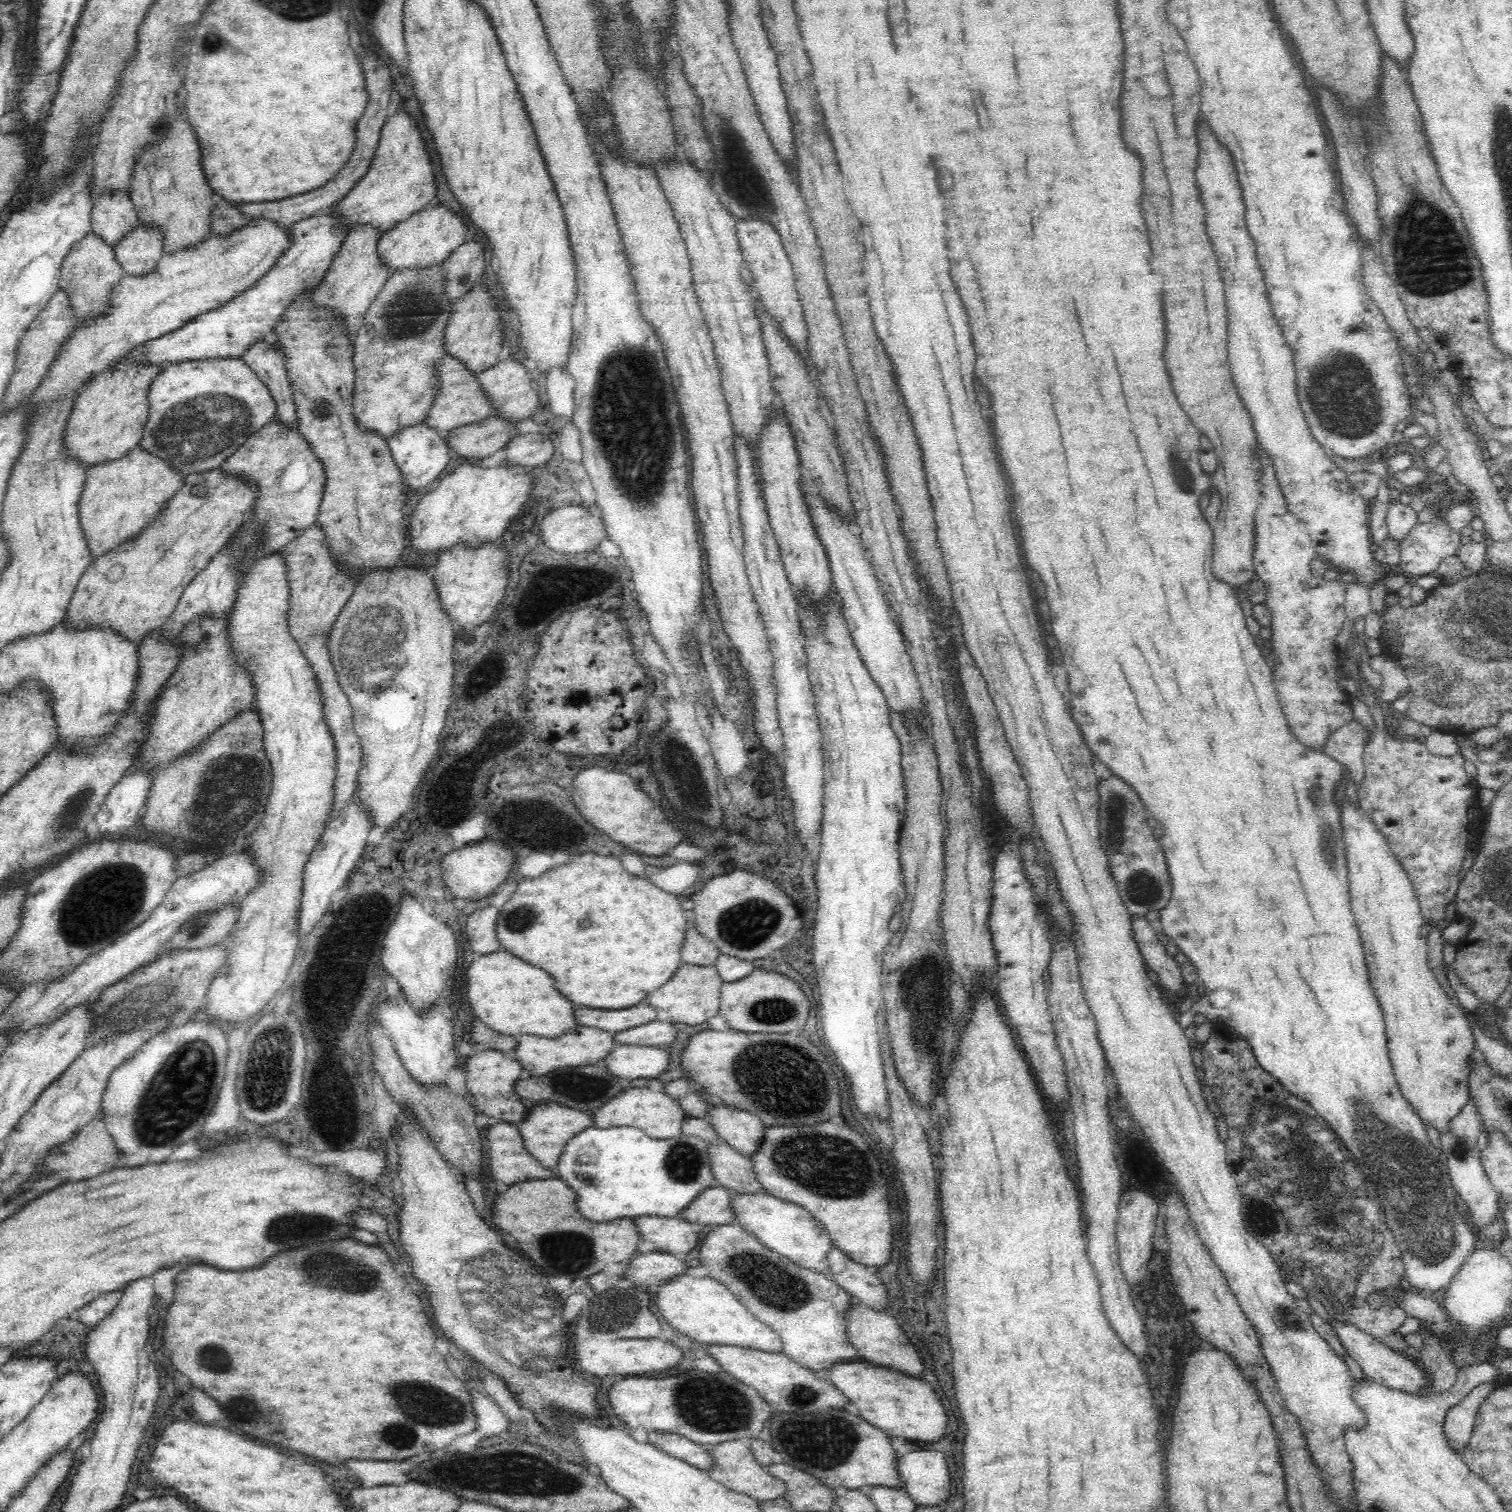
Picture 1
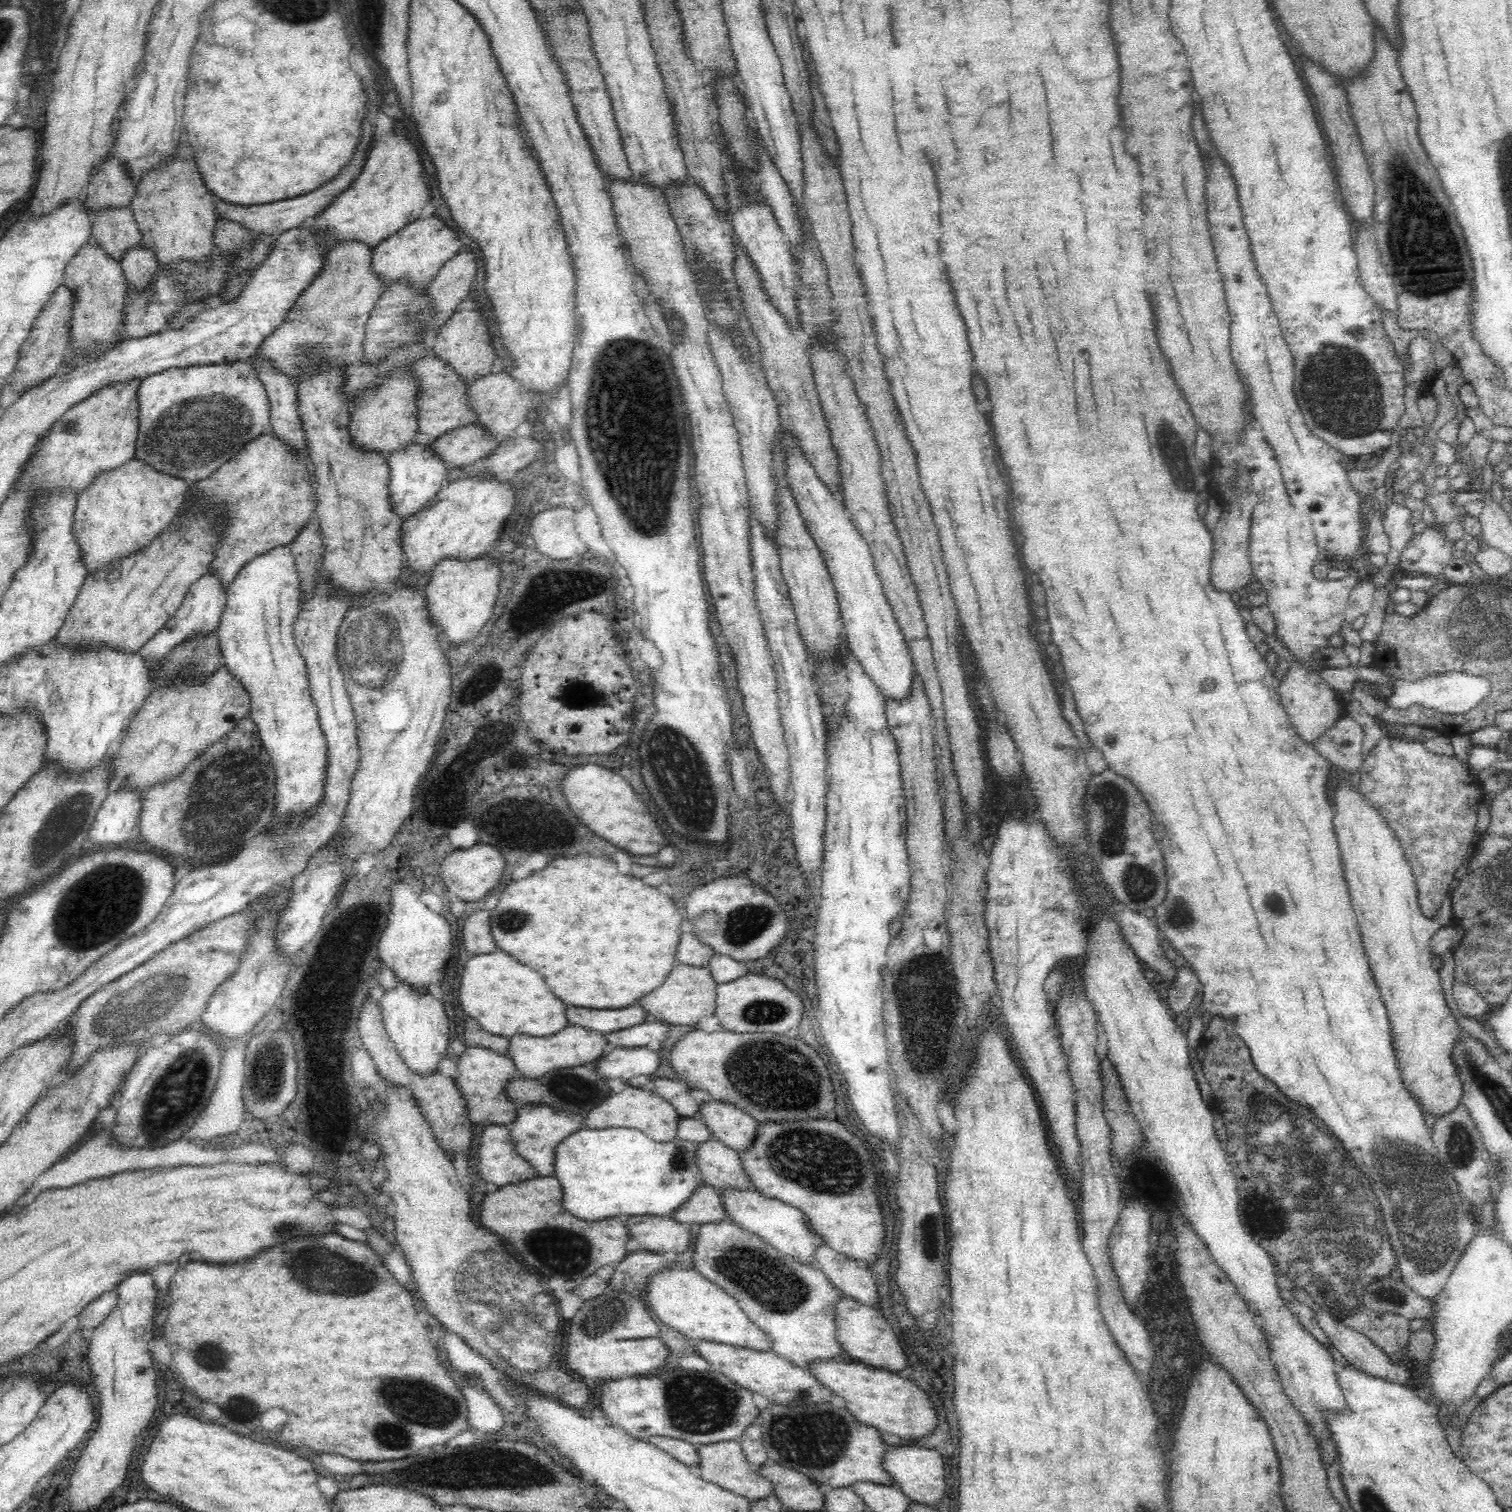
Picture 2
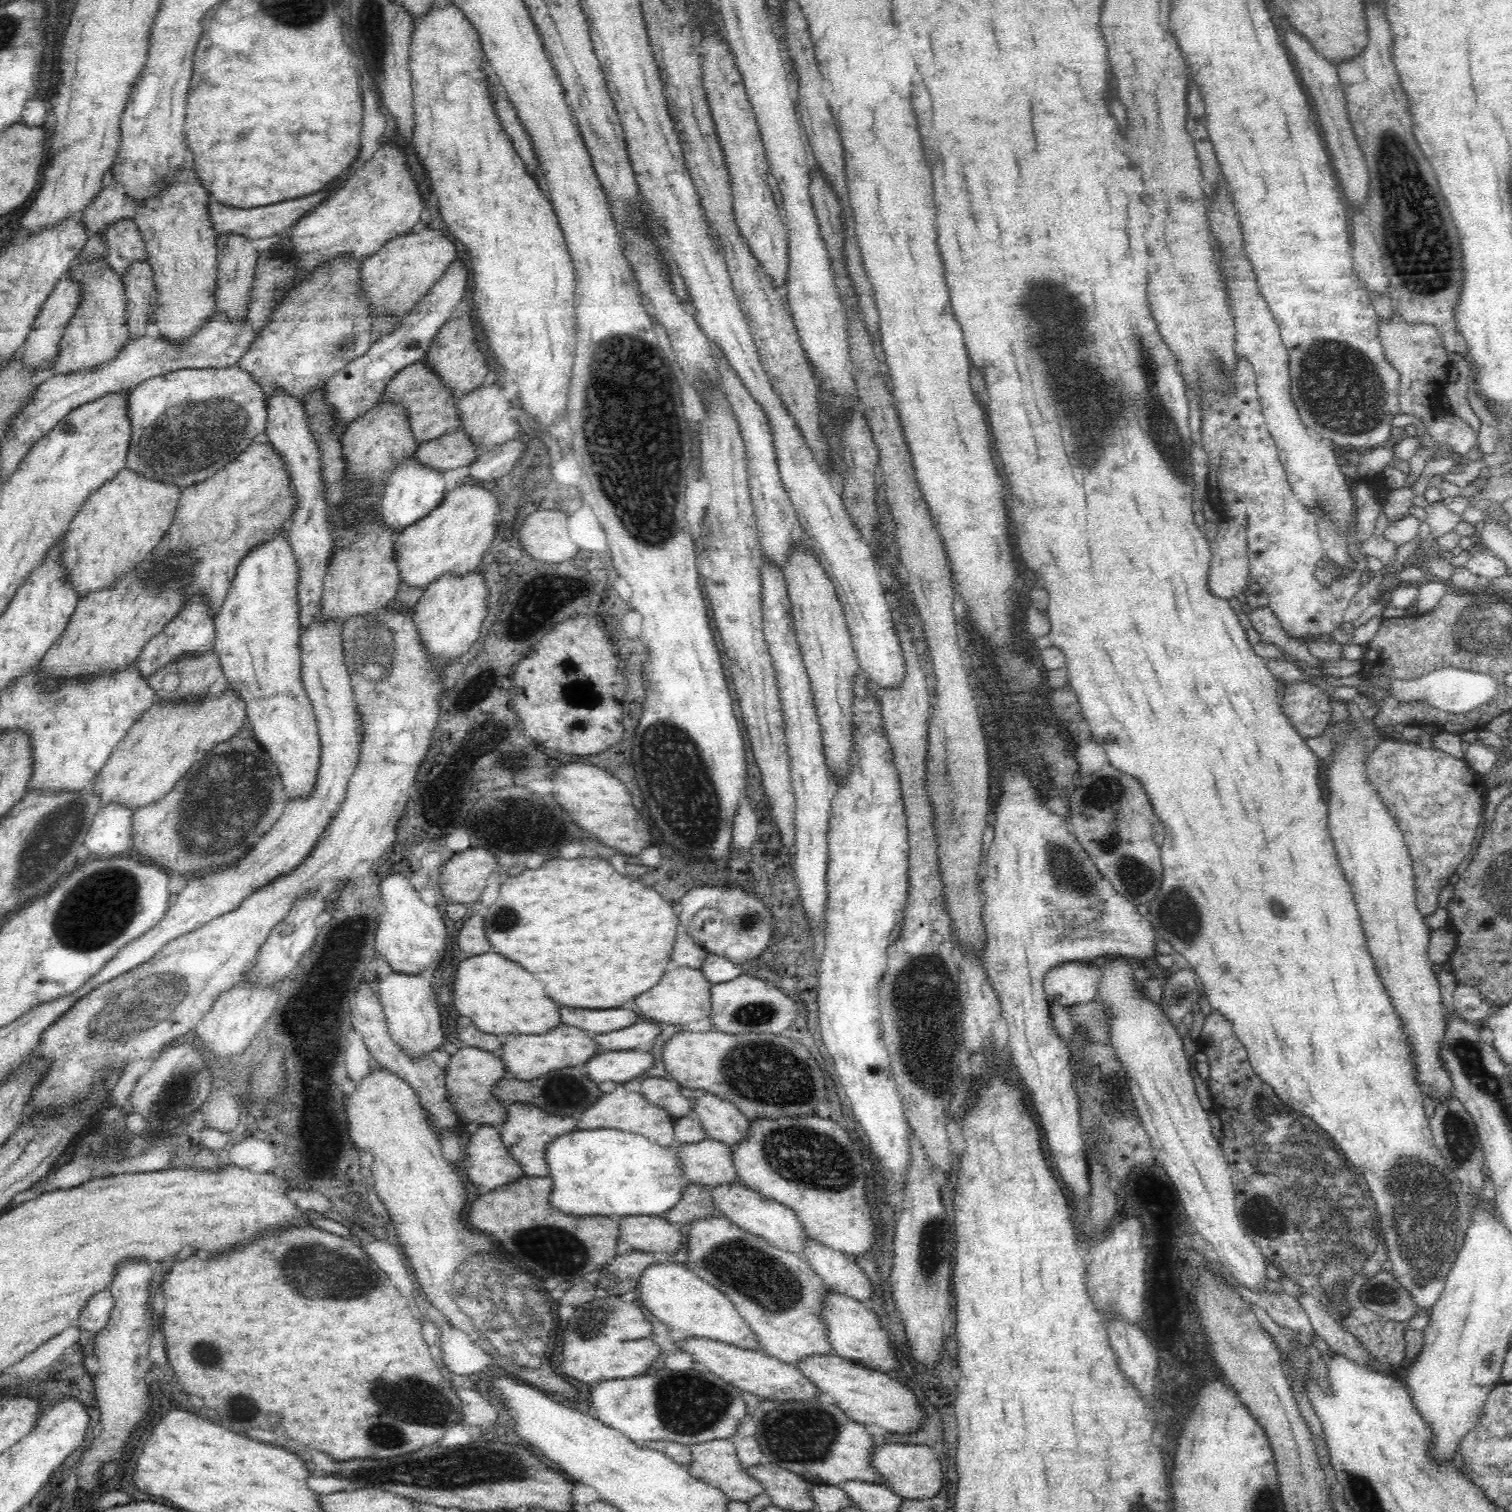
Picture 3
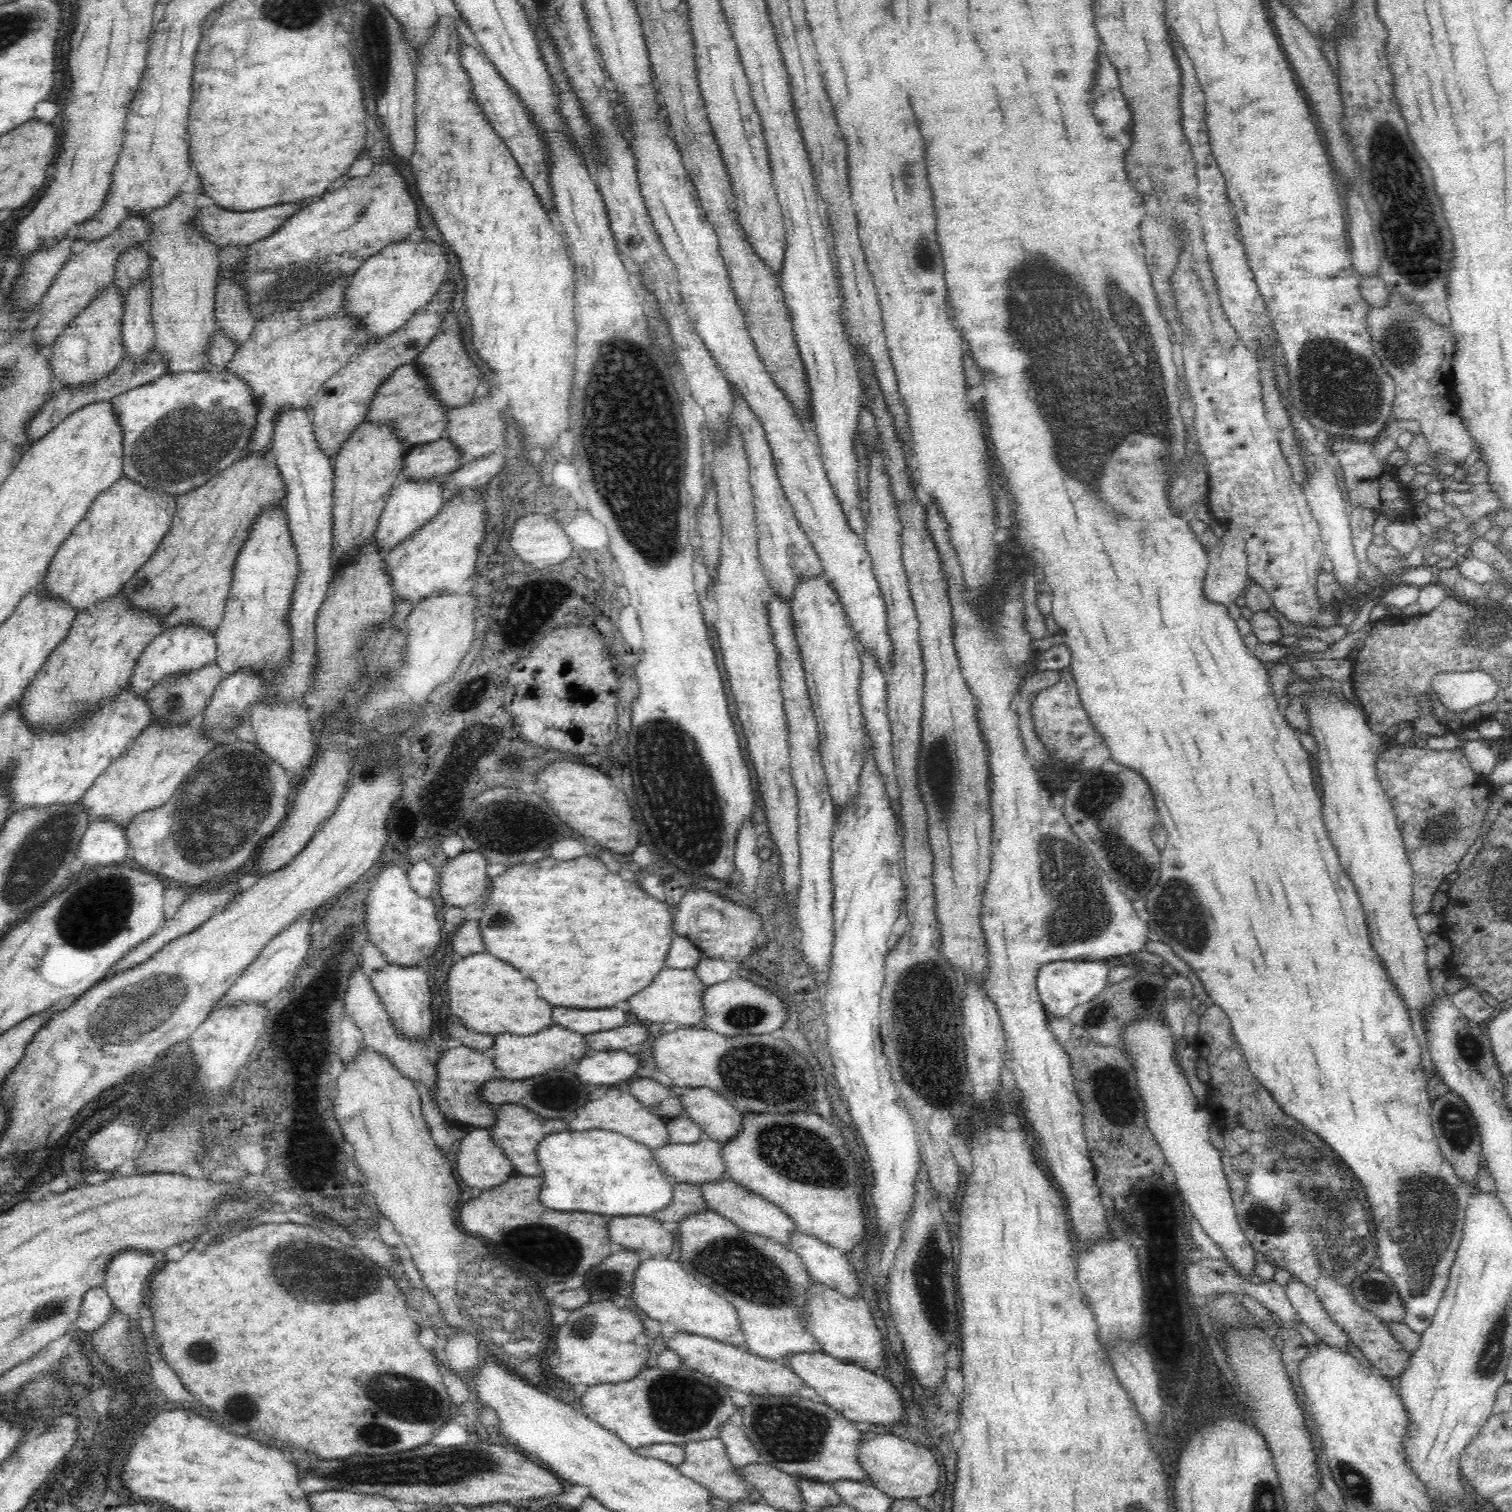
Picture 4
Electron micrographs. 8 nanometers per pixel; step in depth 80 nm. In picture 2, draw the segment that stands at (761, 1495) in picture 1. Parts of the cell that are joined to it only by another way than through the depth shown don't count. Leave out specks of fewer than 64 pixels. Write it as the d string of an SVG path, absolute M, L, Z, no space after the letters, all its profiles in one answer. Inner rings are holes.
M738 1440L697 1445L696 1452L700 1457L700 1462L695 1468L696 1474L705 1481L712 1482L750 1501L772 1495L772 1483L756 1473L757 1466L748 1464Z

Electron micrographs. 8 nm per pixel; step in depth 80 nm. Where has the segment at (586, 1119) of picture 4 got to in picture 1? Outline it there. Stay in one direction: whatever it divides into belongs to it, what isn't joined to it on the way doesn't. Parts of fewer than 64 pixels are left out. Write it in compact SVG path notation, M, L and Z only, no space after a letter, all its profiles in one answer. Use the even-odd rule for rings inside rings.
M630 1088L610 1099L608 1104L592 1112L592 1125L596 1128L613 1128L617 1126L635 1126L650 1138L660 1140L680 1136L684 1111L676 1099L672 1099L662 1090L648 1088Z

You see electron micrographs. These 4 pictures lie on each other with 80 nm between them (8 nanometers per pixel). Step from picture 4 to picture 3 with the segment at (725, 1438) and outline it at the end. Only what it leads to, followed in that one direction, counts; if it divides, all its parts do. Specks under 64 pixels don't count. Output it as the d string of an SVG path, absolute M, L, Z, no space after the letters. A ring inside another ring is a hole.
M742 1416L738 1420L736 1432L728 1439L732 1441L732 1445L736 1449L738 1462L744 1469L758 1465L762 1461L762 1451L758 1447L756 1437L754 1437L754 1423L752 1423L752 1419L749 1416Z

